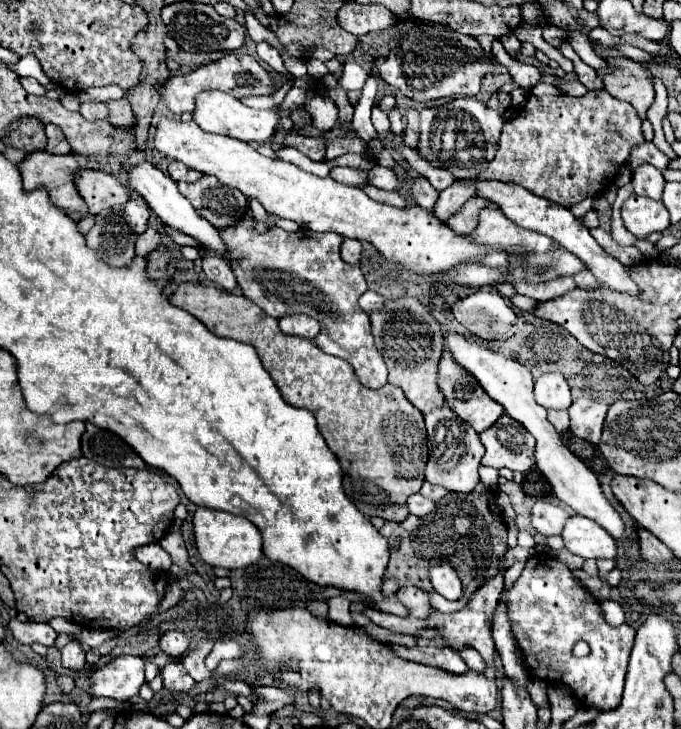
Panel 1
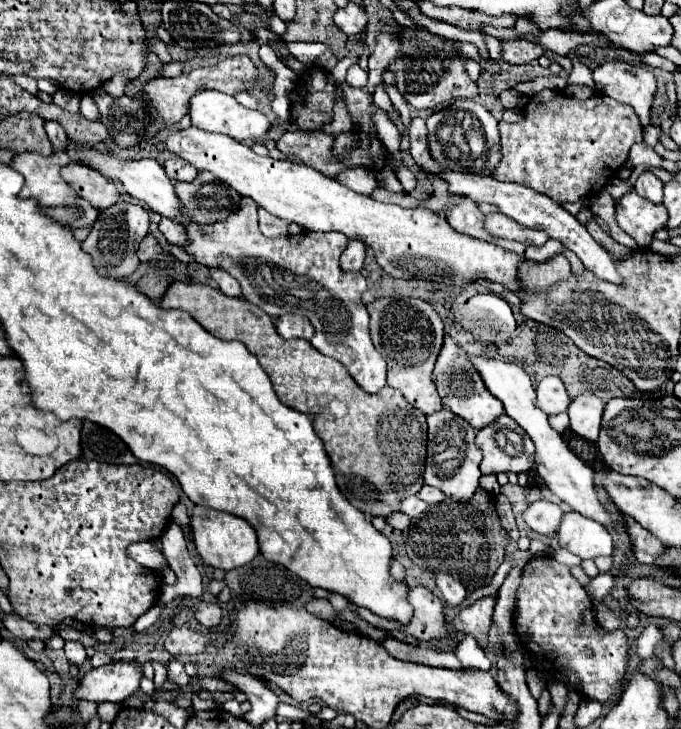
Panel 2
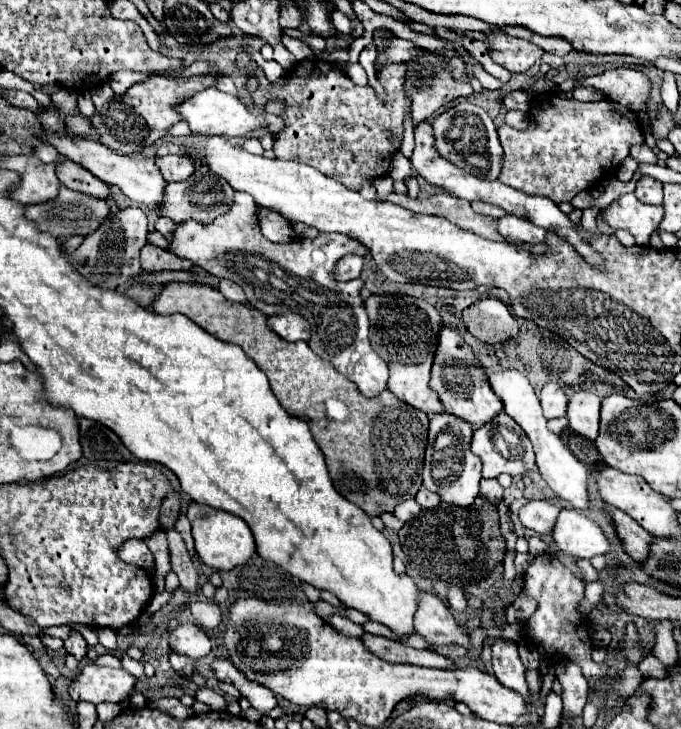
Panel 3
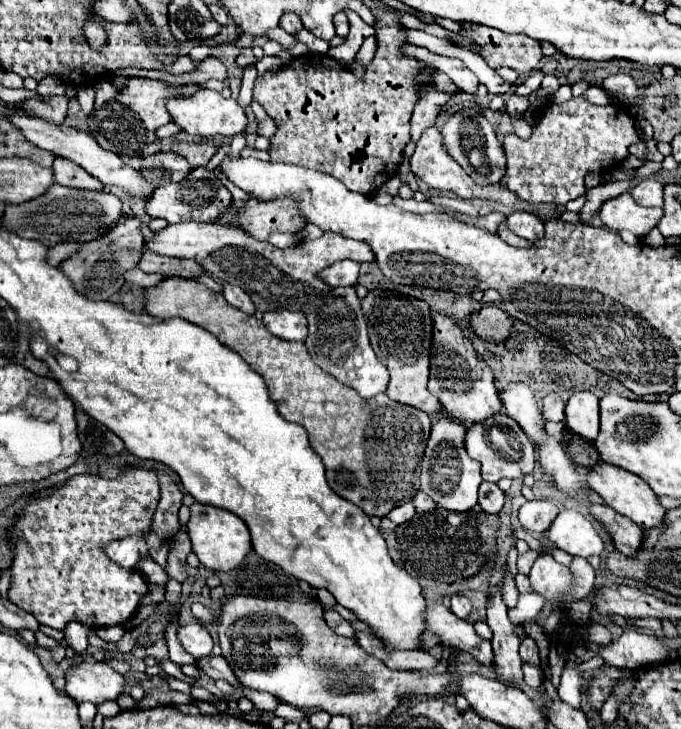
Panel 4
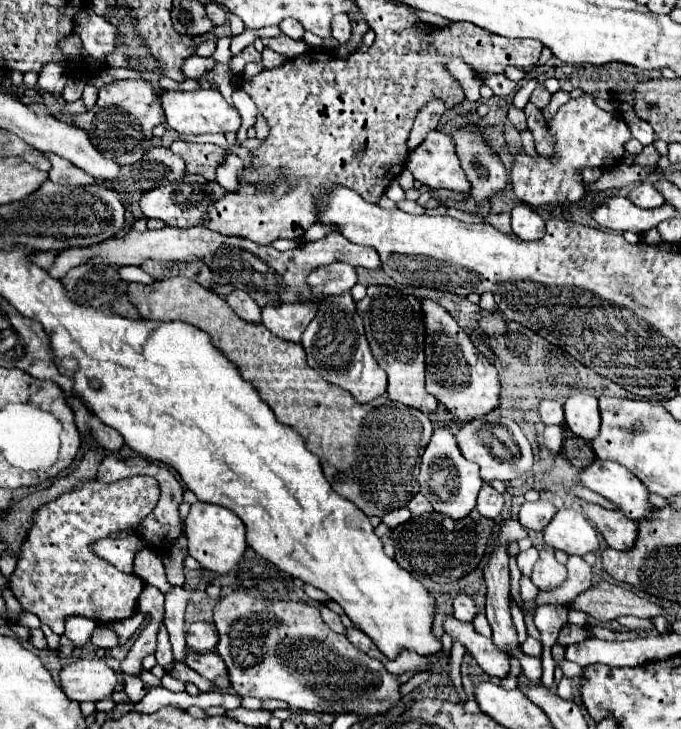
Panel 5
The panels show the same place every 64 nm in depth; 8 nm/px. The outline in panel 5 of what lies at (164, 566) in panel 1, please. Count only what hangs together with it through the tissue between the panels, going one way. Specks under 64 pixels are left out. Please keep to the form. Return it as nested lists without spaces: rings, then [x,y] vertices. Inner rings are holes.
[[[132,534],[128,538],[104,538],[92,546],[92,550],[100,558],[104,558],[106,562],[110,562],[112,566],[116,566],[122,572],[132,572],[134,556],[142,548],[146,548],[146,544],[136,534]]]

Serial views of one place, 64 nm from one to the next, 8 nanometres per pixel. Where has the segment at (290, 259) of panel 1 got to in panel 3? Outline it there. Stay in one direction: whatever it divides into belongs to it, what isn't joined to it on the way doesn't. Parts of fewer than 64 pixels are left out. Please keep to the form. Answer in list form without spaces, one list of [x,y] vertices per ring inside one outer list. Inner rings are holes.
[[[236,192],[234,206],[228,214],[210,224],[188,220],[176,226],[170,240],[170,252],[194,262],[218,278],[228,278],[242,286],[248,304],[260,308],[266,316],[286,310],[302,314],[312,326],[308,346],[324,360],[332,362],[338,372],[352,380],[364,396],[378,396],[386,388],[388,366],[372,350],[368,340],[368,316],[360,290],[362,278],[340,282],[334,278],[336,262],[344,254],[366,255],[368,249],[344,234],[318,234],[316,238],[292,240],[288,244],[274,244],[260,234],[256,204],[244,194]]]

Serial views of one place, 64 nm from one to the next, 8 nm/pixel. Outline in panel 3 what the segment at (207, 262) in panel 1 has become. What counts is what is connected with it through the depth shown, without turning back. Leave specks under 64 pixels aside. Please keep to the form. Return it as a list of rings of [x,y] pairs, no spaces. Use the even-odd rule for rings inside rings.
[[[220,280],[220,292],[228,298],[228,300],[232,300],[232,302],[246,302],[246,296],[244,296],[244,292],[242,292],[242,288],[236,284],[236,282],[232,282],[232,280]]]

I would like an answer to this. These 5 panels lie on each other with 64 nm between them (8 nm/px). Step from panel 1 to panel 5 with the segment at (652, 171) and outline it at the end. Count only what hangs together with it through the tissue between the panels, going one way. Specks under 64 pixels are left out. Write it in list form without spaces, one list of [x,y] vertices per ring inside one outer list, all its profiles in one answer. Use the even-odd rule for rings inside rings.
[[[640,182],[640,184],[636,184],[636,186],[630,190],[628,198],[630,198],[636,206],[640,206],[640,208],[656,208],[656,206],[662,206],[662,204],[664,204],[664,196],[662,196],[662,194],[656,190],[656,186],[650,184],[650,182]]]

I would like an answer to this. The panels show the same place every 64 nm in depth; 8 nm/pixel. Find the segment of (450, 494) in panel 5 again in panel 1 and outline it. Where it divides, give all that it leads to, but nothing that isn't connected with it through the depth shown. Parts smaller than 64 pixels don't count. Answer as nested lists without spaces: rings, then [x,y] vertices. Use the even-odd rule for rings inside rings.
[[[444,404],[428,414],[424,414],[426,430],[428,430],[428,448],[430,458],[426,464],[426,480],[432,484],[440,484],[450,492],[472,492],[478,484],[478,466],[484,454],[484,446],[474,432],[474,428],[464,422],[460,416],[452,416],[452,410]]]

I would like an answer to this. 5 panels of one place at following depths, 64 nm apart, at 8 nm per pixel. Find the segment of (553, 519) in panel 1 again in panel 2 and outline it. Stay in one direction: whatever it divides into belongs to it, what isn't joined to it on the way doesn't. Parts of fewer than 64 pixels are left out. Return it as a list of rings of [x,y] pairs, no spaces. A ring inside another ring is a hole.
[[[536,500],[528,506],[528,510],[524,512],[524,520],[526,524],[536,530],[538,534],[544,536],[556,536],[556,530],[560,528],[564,510],[548,500]]]

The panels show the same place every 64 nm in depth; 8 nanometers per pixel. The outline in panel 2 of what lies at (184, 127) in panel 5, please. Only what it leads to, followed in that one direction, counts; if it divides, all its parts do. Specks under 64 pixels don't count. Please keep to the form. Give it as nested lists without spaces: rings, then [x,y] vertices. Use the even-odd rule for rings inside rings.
[[[202,90],[200,94],[196,94],[190,102],[190,116],[192,116],[192,124],[206,130],[206,132],[216,132],[216,134],[226,134],[234,140],[264,140],[264,136],[270,130],[270,118],[260,112],[260,110],[250,110],[244,108],[242,104],[236,102],[234,96],[228,96],[224,92],[216,92],[216,90]]]

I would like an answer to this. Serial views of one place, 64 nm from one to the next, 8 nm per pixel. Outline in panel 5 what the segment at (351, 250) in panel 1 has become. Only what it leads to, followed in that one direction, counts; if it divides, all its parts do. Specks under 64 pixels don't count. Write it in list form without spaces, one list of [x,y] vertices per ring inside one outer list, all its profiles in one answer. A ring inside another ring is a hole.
[[[334,262],[334,264],[328,264],[328,266],[316,268],[308,276],[308,284],[312,286],[312,290],[316,290],[316,298],[318,298],[318,294],[322,294],[322,296],[342,294],[344,290],[350,290],[356,284],[356,268],[352,264],[346,264],[346,262]]]

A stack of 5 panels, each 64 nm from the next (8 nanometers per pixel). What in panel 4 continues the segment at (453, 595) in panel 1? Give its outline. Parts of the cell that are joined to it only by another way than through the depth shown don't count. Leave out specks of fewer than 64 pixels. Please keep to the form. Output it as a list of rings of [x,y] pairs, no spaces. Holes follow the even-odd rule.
[[[462,594],[452,596],[452,612],[458,618],[466,618],[470,614],[470,610],[472,610],[472,604],[470,604],[470,600],[466,596],[462,596]]]

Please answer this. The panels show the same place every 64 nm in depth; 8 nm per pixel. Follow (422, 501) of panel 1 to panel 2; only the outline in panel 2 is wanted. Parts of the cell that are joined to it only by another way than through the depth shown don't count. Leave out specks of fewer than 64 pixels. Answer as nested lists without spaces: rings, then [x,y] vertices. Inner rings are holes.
[[[414,494],[414,496],[408,496],[408,498],[402,500],[402,504],[400,504],[400,510],[402,510],[404,514],[408,514],[410,518],[420,516],[426,508],[428,508],[428,504],[424,504],[416,494]]]

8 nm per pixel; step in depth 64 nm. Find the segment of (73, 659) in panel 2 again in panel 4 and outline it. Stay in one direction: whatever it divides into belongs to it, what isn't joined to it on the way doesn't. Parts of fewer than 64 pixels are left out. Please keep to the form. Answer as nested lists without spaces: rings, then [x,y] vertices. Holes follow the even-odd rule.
[[[70,622],[64,628],[64,634],[66,634],[64,640],[76,654],[82,654],[88,648],[88,630],[90,630],[90,626],[80,624],[80,622]]]

